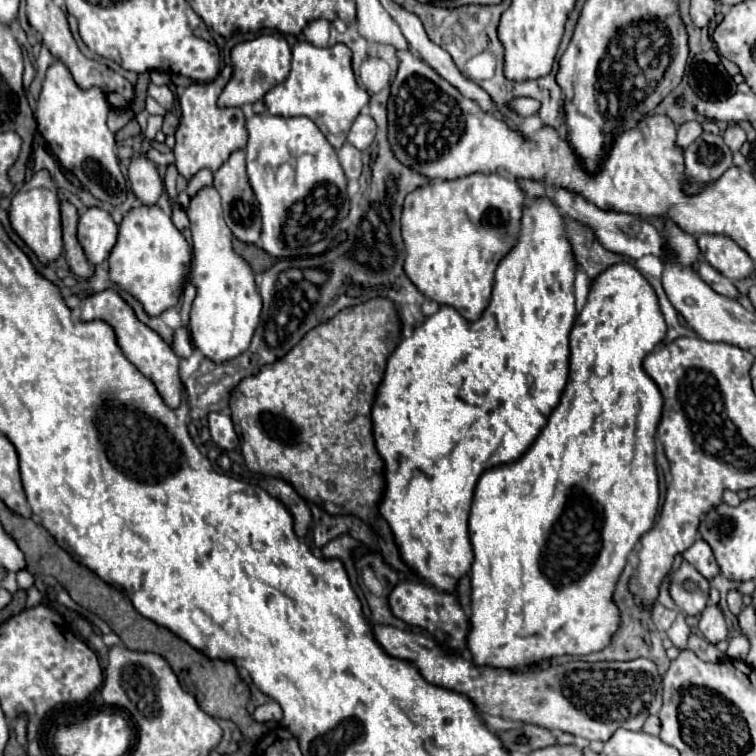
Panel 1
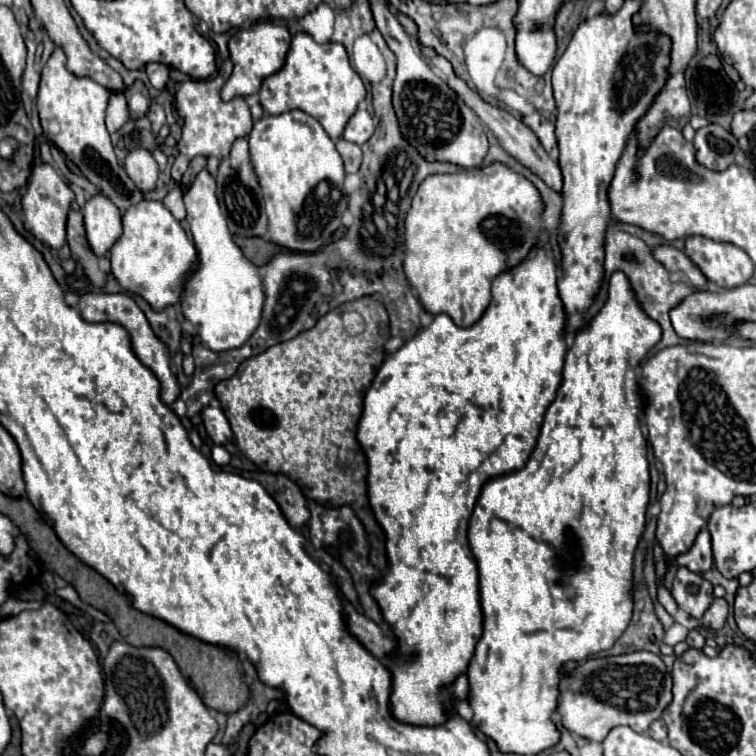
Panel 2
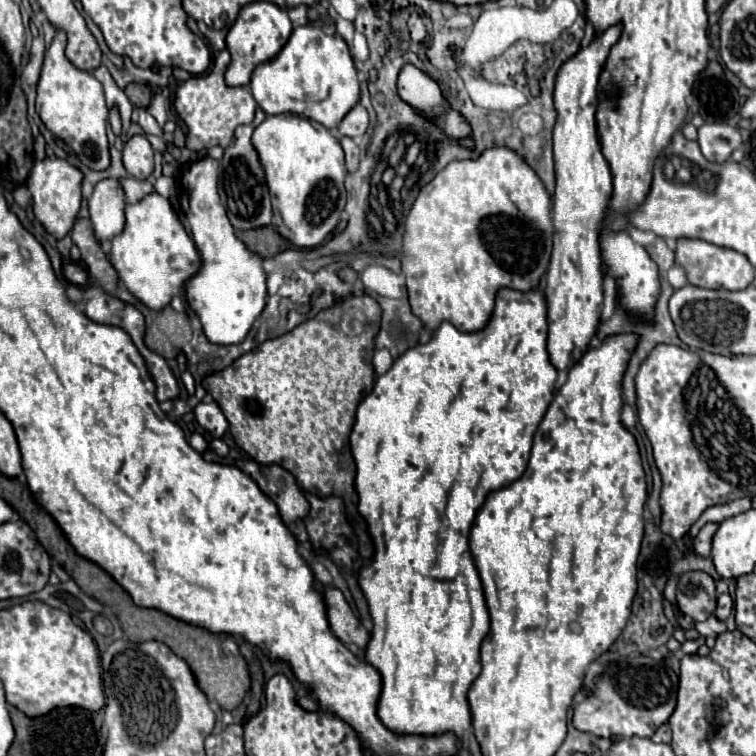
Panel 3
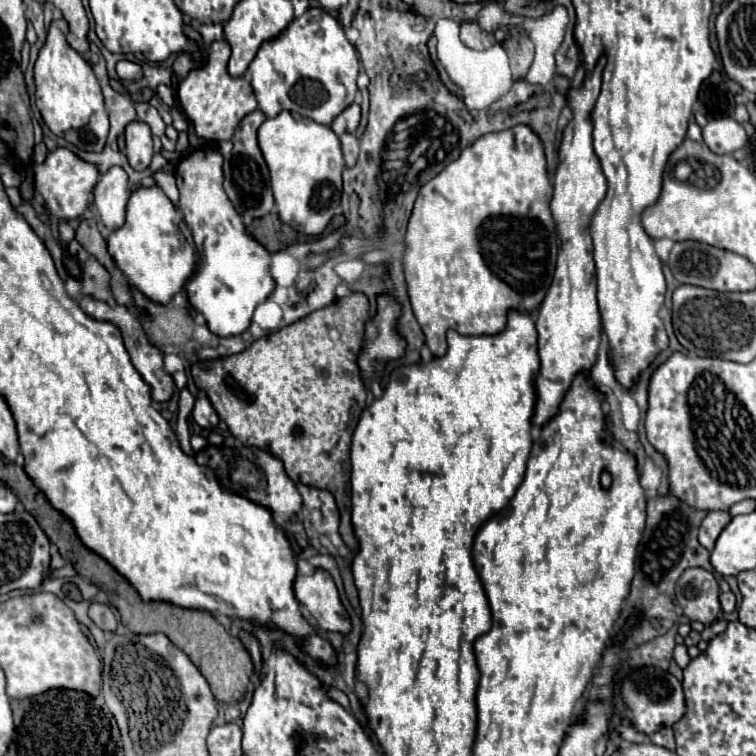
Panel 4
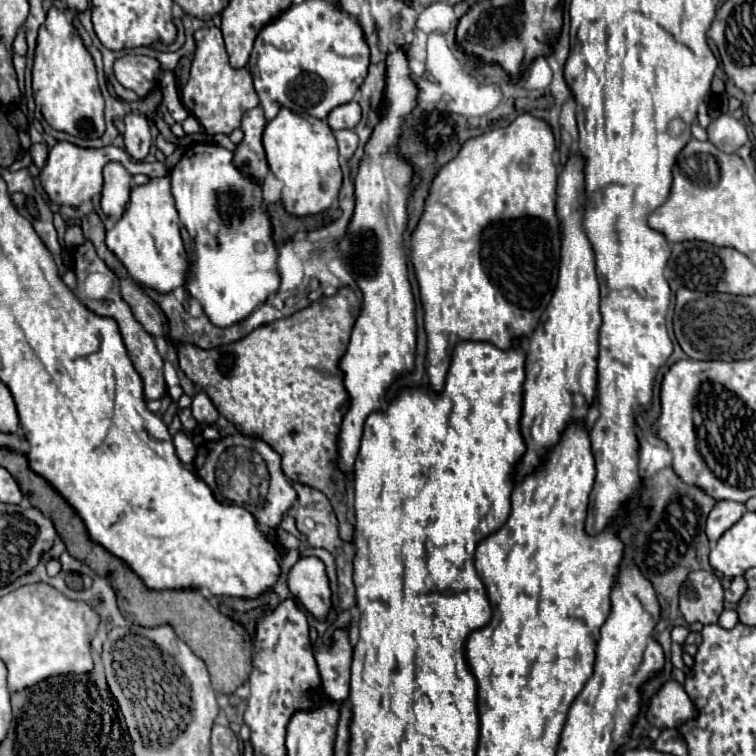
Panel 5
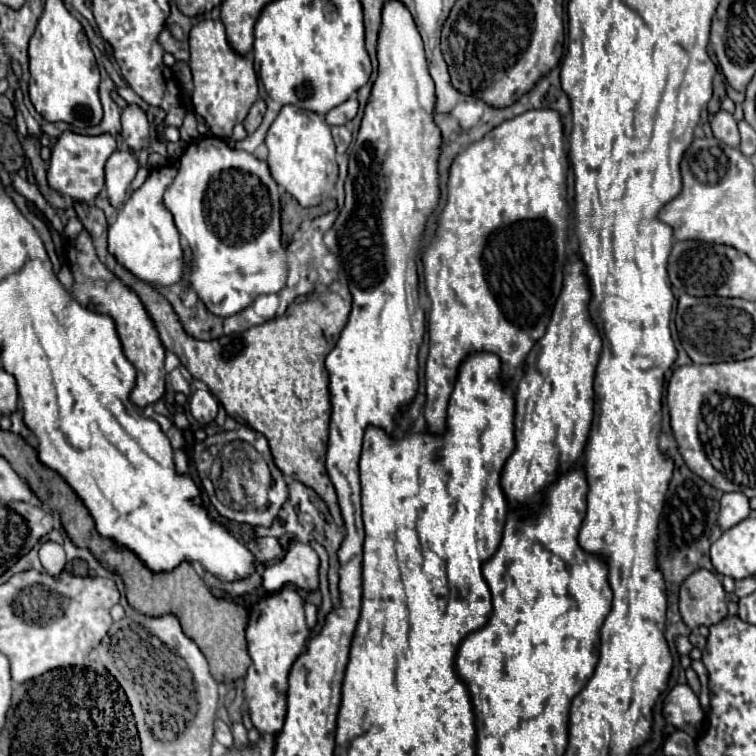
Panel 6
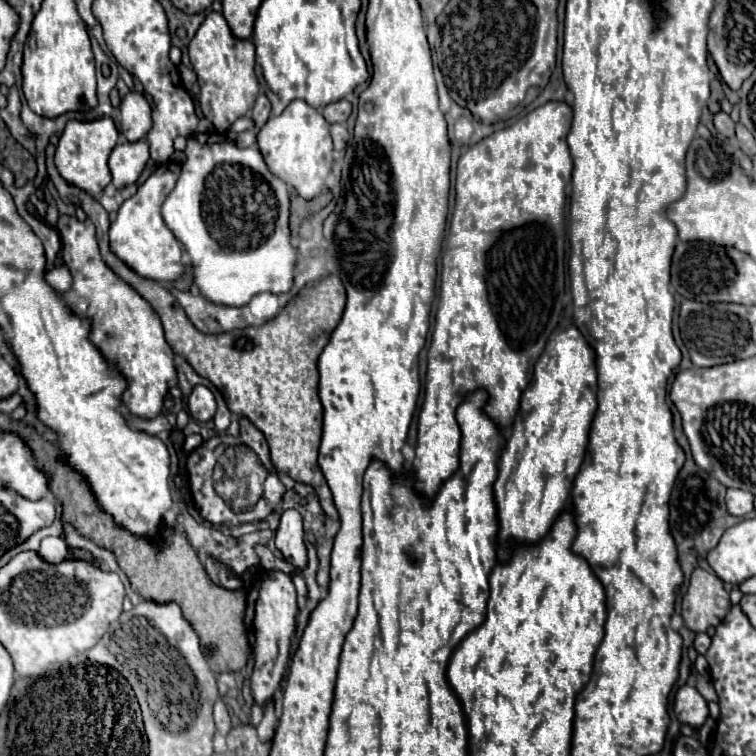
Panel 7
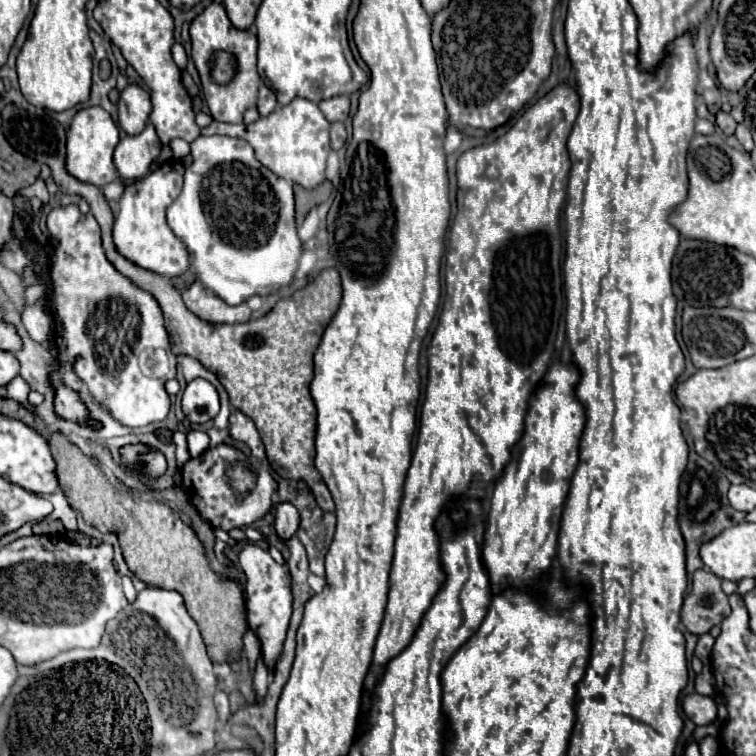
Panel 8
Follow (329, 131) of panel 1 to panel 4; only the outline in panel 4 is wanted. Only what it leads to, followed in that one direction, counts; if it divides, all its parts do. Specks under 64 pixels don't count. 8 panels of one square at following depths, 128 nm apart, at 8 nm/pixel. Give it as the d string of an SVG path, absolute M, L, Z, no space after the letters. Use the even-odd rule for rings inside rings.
M322 8L306 10L276 38L262 42L248 66L258 106L268 118L290 110L326 126L354 102L358 72L360 58L356 48L348 42L342 24Z

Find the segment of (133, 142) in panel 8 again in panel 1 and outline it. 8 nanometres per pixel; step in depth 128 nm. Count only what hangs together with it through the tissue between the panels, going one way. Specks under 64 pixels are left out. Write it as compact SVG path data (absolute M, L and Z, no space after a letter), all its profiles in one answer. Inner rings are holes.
M88 208L78 222L78 240L90 260L90 264L100 264L108 258L118 238L118 226L114 224L106 208Z

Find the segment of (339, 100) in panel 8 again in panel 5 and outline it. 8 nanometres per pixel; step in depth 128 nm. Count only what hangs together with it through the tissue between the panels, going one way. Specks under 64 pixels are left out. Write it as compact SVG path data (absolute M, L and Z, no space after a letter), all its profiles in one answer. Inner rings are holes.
M346 102L342 106L336 106L328 114L328 124L332 130L342 130L342 128L354 128L360 122L360 104L358 102Z

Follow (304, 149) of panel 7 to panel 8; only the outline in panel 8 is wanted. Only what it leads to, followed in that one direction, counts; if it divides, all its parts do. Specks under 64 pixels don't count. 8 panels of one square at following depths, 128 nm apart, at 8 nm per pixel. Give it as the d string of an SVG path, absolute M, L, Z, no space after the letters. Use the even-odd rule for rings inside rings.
M294 98L290 104L278 106L272 114L260 116L252 124L230 124L213 120L210 126L201 129L201 135L238 136L254 148L256 160L270 168L276 176L312 190L324 182L326 156L330 152L329 130L330 122L322 116L318 104L306 98Z

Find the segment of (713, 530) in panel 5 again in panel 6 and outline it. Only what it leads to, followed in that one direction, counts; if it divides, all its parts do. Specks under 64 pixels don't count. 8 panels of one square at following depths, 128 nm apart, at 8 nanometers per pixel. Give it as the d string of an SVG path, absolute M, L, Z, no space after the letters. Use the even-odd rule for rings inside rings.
M728 492L720 500L720 514L718 524L722 530L728 530L748 518L750 514L750 500L742 492Z

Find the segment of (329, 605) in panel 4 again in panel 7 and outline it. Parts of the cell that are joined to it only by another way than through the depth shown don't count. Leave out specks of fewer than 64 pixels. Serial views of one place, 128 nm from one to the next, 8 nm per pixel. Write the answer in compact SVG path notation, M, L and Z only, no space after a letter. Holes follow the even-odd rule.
M284 510L280 518L280 526L276 530L276 548L284 554L284 558L296 568L306 566L306 546L302 532L302 516L298 510Z

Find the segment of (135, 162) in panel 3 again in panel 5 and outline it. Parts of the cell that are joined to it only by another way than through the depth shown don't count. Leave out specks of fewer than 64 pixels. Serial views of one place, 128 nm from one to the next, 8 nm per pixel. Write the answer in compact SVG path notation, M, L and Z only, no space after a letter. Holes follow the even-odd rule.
M130 112L124 118L124 146L126 152L134 158L134 160L144 160L146 154L150 152L150 144L152 144L152 136L150 136L150 126L146 116Z

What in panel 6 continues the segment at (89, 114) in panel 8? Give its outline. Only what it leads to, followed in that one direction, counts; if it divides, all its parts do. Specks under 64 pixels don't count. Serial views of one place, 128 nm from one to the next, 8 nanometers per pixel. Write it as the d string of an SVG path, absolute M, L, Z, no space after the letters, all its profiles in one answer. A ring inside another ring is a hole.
M62 132L56 146L52 148L50 168L48 168L48 184L62 192L64 196L70 196L72 200L94 204L94 198L104 188L104 164L110 158L110 154L116 150L116 140L112 134L98 134L98 136L82 136L76 132Z

